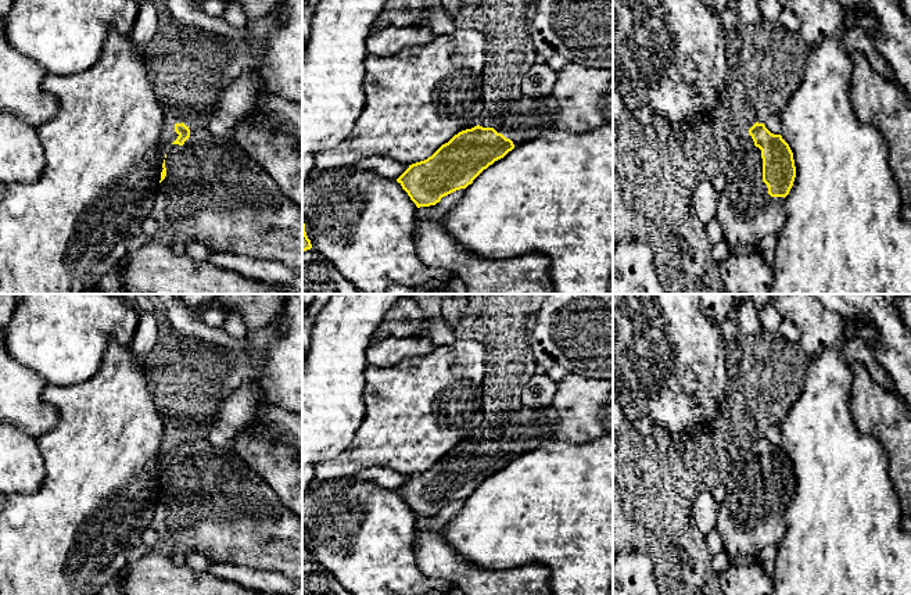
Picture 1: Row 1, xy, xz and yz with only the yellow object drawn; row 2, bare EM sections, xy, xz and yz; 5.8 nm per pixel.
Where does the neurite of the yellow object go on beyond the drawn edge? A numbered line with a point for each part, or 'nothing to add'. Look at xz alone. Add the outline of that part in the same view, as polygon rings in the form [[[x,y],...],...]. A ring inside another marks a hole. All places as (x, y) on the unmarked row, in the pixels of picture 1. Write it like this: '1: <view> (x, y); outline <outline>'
1: xz (527, 427); outline [[[521,405],[517,409],[485,412],[477,436],[494,438],[517,458],[553,440],[556,424],[557,413],[552,405]]]

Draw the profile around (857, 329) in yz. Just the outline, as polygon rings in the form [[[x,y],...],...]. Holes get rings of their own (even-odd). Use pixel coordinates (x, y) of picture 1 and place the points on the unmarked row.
[[[851,318],[846,322],[849,323],[847,338],[862,340],[869,348],[879,345],[879,334],[872,323]]]

